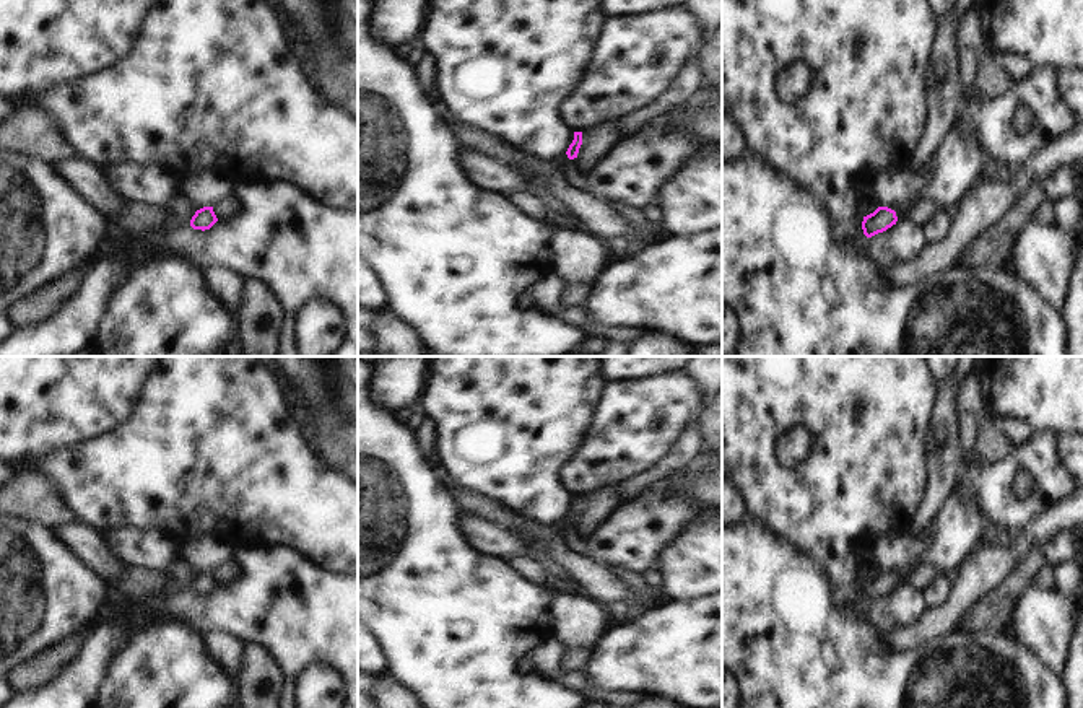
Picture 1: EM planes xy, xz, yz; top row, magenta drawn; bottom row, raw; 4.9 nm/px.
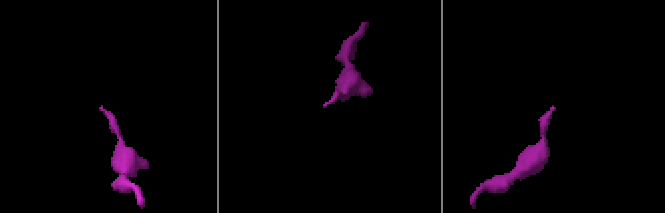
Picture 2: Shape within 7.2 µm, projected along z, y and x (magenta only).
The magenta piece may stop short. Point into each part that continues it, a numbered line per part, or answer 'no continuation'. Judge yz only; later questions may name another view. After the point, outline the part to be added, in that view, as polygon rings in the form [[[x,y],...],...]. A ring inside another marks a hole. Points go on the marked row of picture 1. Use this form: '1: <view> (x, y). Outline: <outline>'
1: yz (904, 210). Outline: [[[909,200],[907,203],[898,207],[898,208],[894,210],[898,220],[907,218],[907,216],[912,213],[912,210],[914,210],[914,207],[916,207],[917,202],[919,202],[919,200]]]

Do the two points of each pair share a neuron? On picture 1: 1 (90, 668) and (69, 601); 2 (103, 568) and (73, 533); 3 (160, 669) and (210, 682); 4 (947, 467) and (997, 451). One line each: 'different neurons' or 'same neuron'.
1: different neurons
2: same neuron
3: same neuron
4: different neurons

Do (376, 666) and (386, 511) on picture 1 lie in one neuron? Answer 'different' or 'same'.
different

